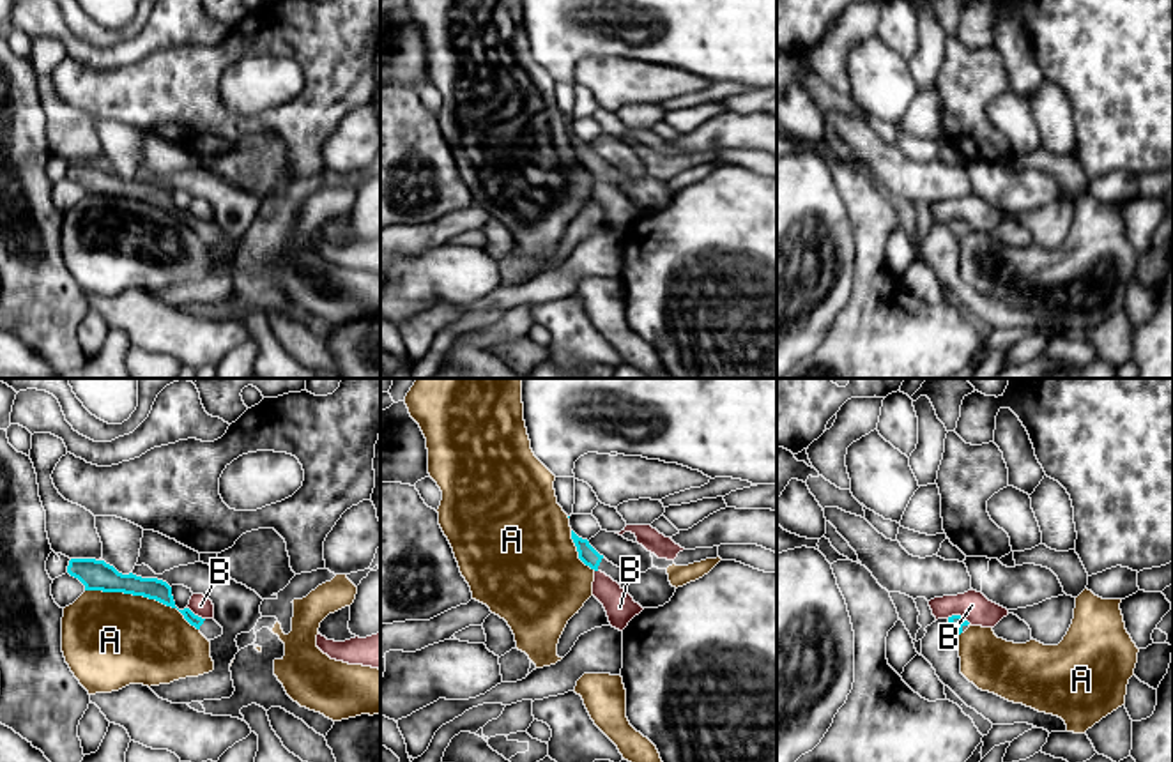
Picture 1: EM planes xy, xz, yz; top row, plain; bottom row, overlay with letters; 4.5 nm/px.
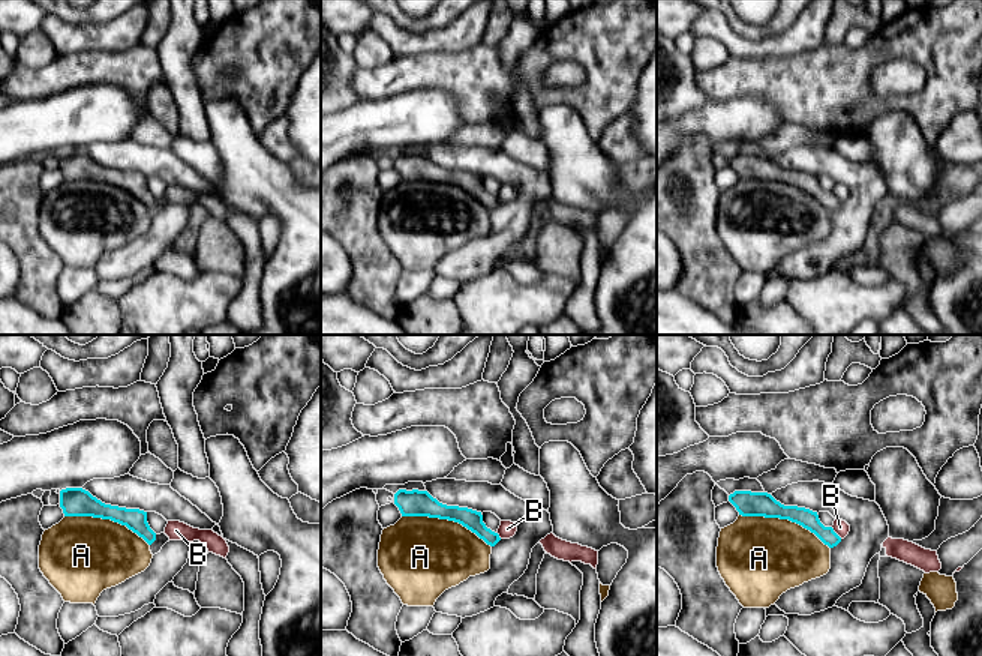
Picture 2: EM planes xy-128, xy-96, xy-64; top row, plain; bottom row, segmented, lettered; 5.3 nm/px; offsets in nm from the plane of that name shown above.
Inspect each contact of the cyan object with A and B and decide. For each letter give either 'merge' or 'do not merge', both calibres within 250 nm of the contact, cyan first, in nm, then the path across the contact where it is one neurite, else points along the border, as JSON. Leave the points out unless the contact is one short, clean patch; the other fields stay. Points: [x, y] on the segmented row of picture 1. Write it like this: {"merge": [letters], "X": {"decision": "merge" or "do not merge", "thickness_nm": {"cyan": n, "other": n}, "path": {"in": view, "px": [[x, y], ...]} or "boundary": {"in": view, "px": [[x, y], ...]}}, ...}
{"merge": [], "A": {"decision": "do not merge", "thickness_nm": {"cyan": 140, "other": 440}}, "B": {"decision": "do not merge", "thickness_nm": {"cyan": 60, "other": 140}, "boundary": {"in": "yz", "px": [[947, 617], [959, 616], [970, 623]]}}}

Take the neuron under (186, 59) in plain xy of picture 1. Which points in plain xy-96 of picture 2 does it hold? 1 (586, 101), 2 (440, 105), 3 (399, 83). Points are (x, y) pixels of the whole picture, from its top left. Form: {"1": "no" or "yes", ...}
{"1": "yes", "2": "no", "3": "yes"}

